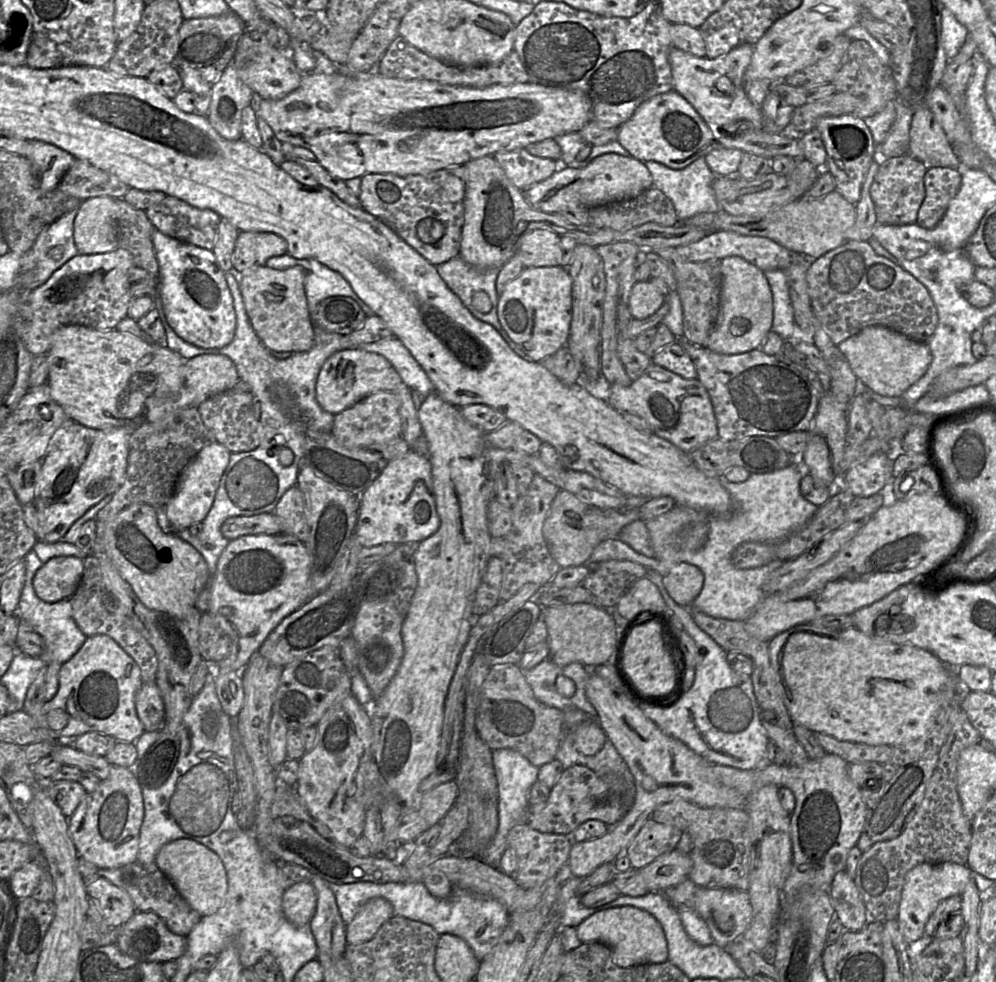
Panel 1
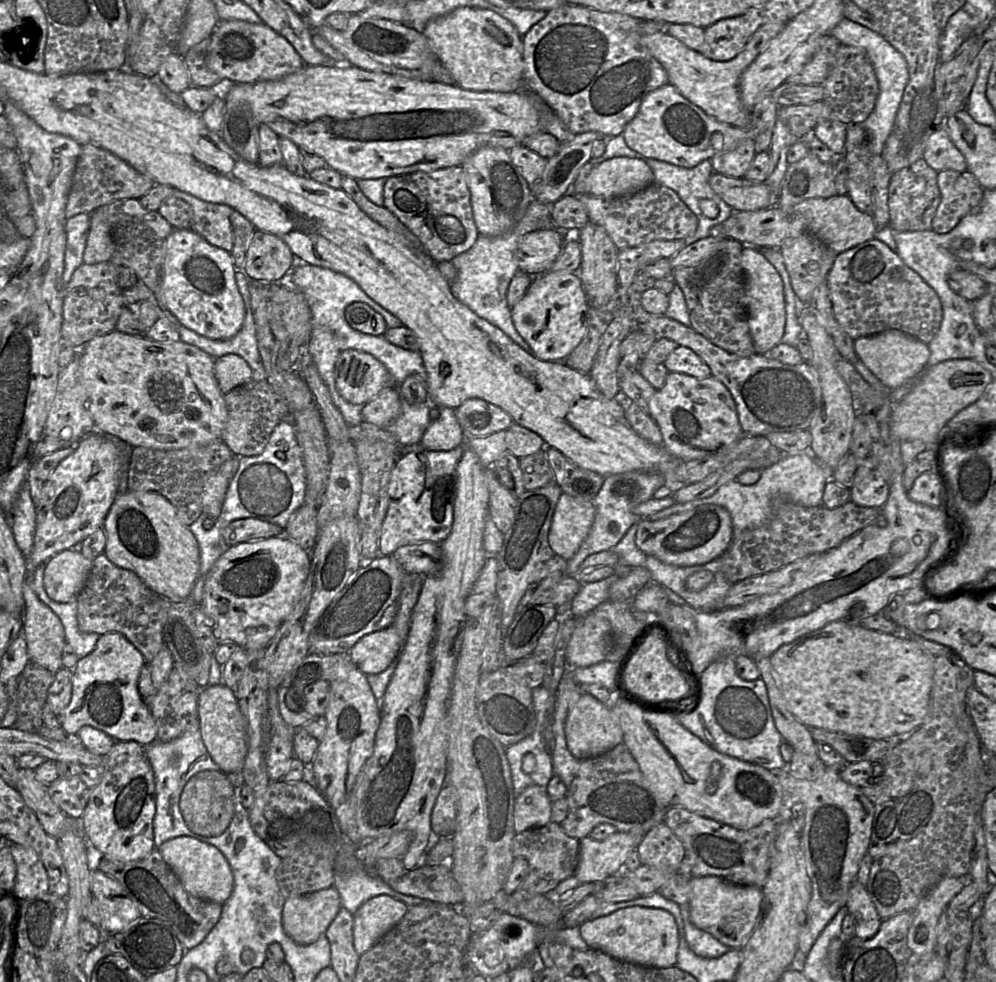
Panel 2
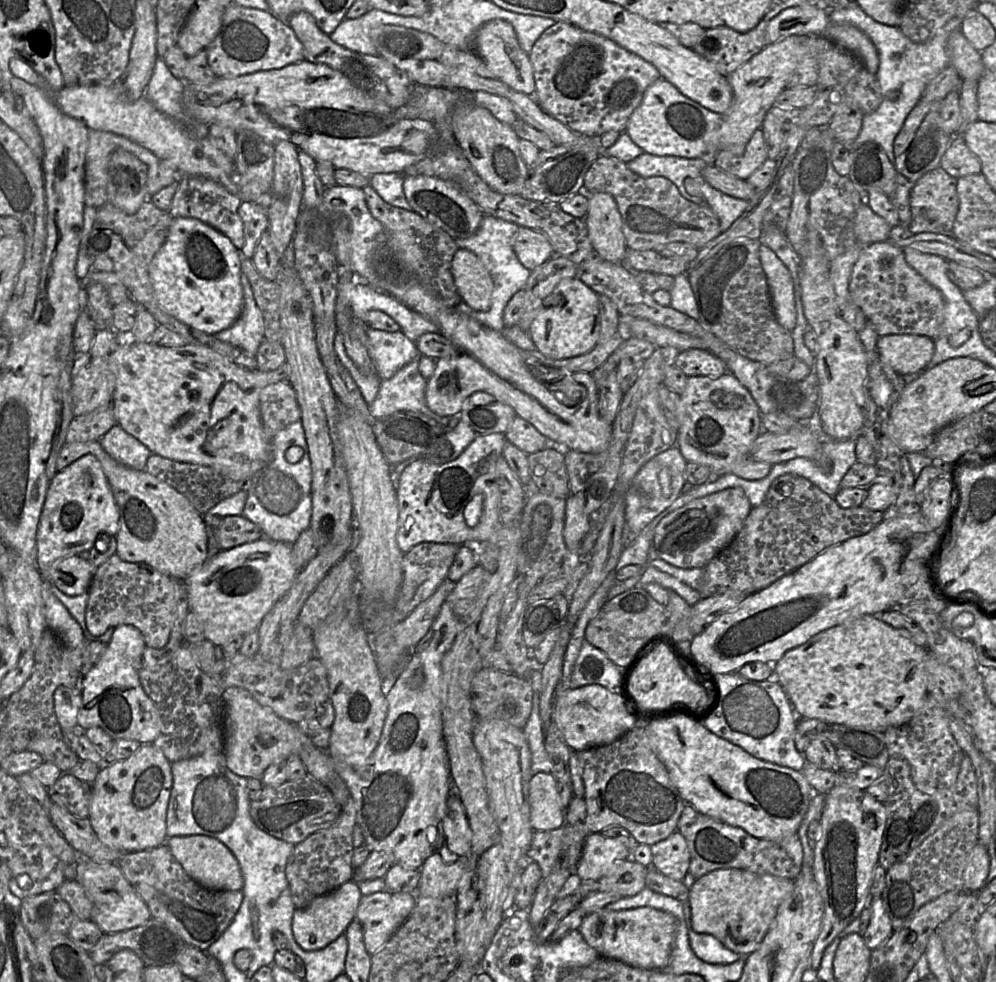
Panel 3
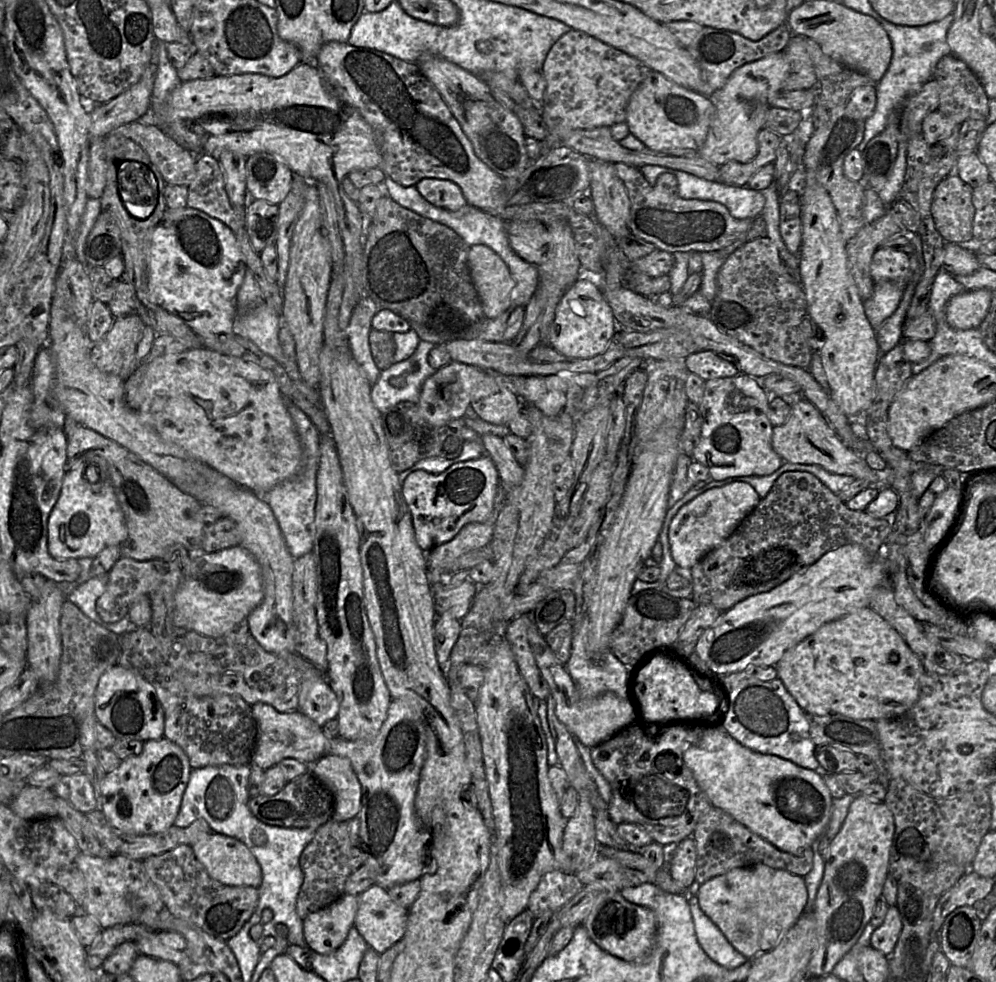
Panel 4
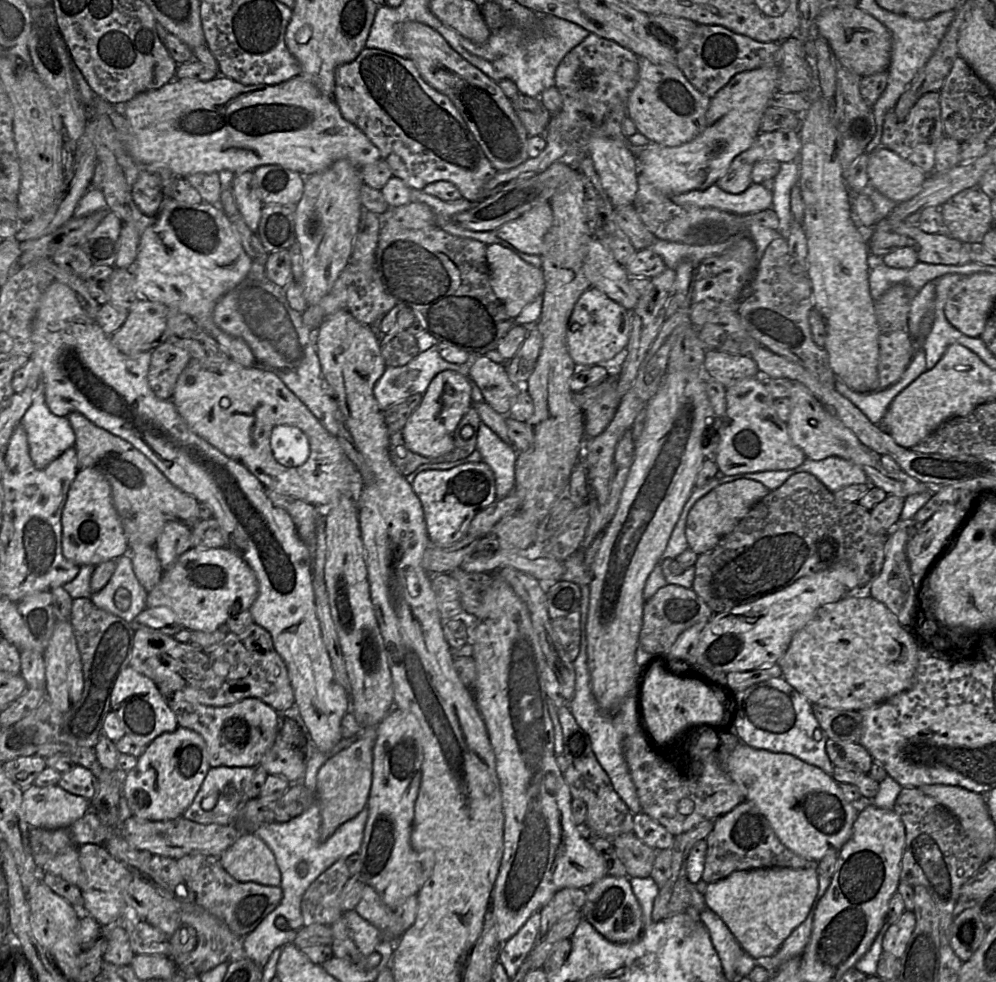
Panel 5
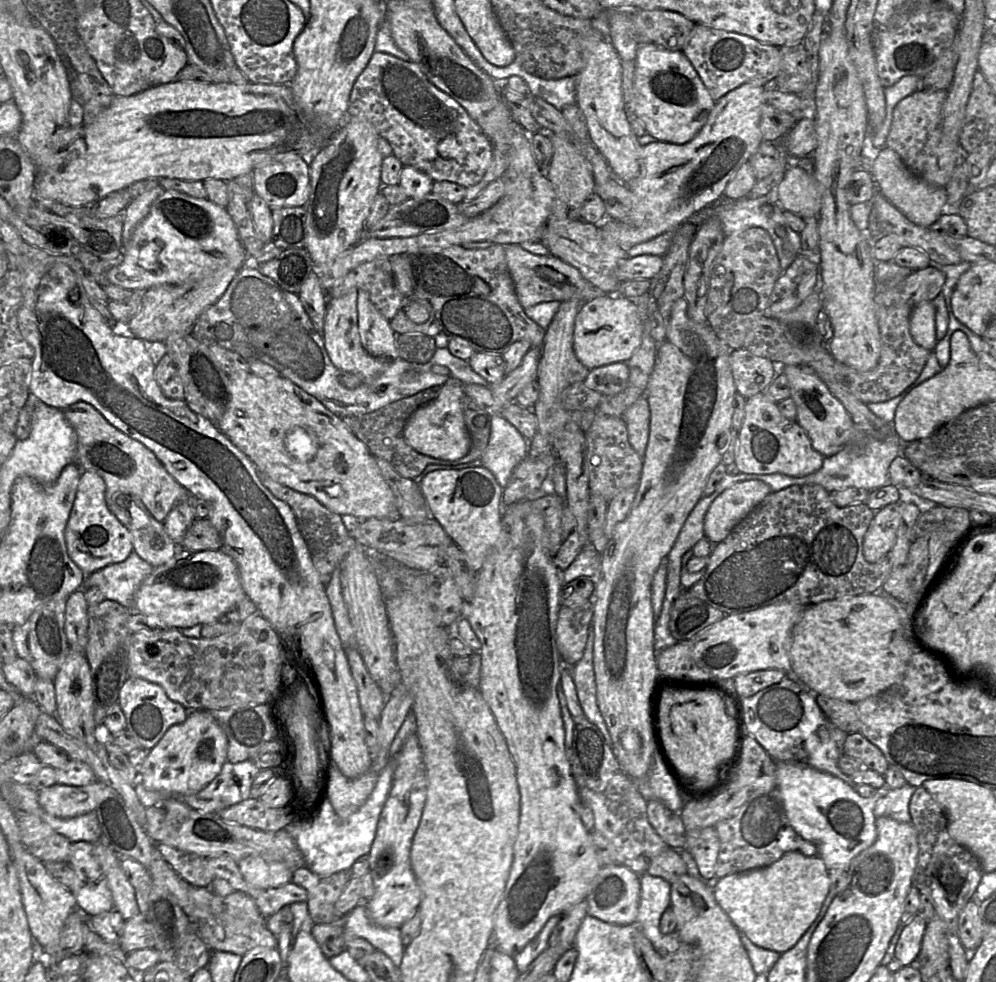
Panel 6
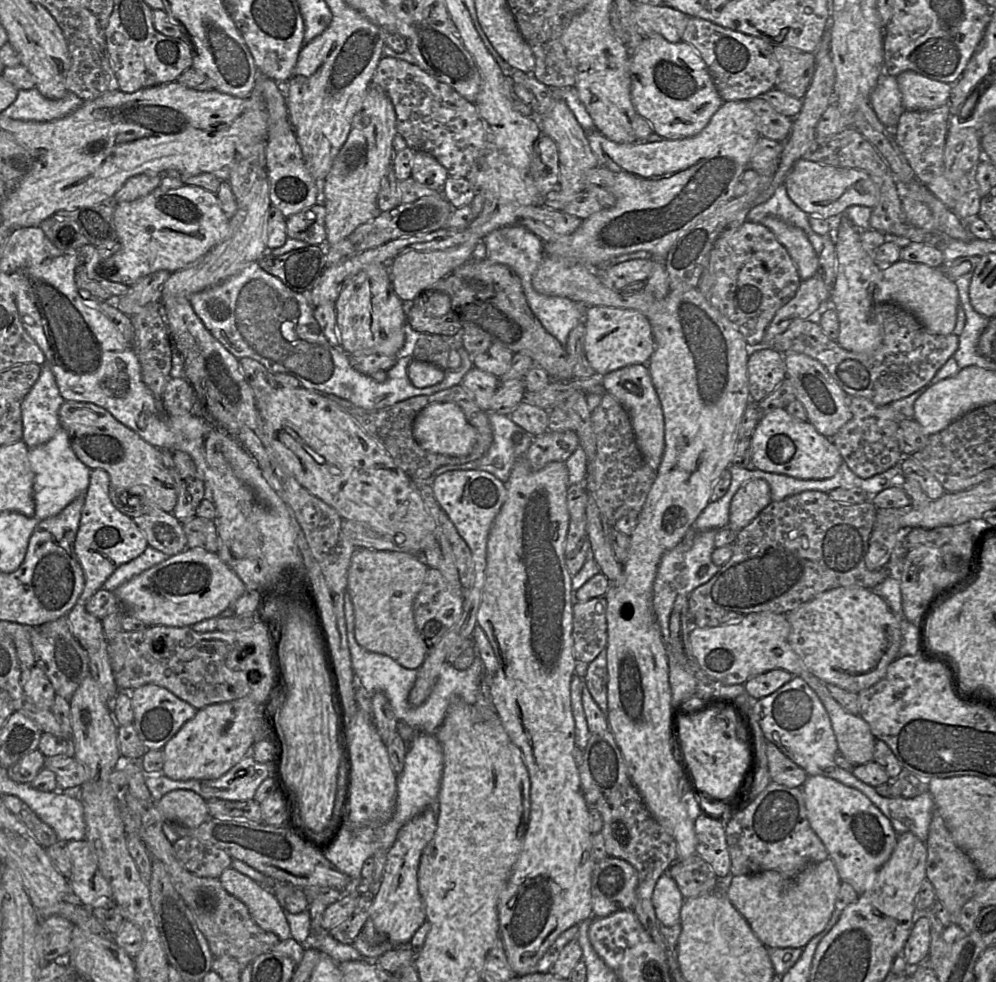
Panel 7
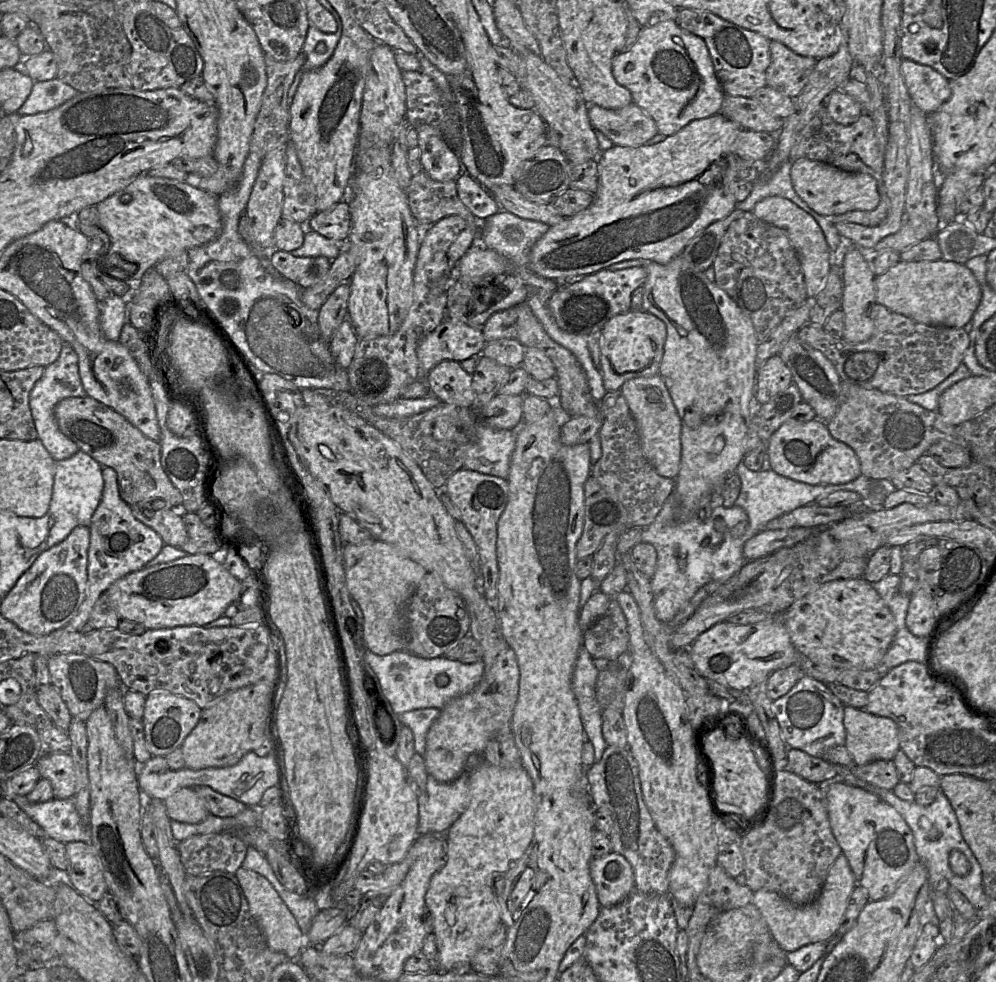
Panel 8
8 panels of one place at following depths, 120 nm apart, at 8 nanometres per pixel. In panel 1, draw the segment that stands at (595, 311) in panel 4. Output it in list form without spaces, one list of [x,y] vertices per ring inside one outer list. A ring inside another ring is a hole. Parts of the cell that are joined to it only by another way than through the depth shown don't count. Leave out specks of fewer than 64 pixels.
[[[564,267],[524,268],[499,294],[497,315],[500,324],[532,361],[541,362],[565,347],[572,320],[572,285],[572,278]]]

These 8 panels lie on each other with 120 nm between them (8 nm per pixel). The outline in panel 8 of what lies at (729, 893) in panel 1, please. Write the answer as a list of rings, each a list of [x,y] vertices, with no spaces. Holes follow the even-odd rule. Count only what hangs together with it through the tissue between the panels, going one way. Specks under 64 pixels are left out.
[[[840,854],[830,867],[821,891],[812,903],[797,906],[768,890],[753,892],[753,903],[763,916],[773,939],[787,953],[808,944],[825,942],[834,936],[845,914],[848,898],[855,887],[855,876],[848,860]]]

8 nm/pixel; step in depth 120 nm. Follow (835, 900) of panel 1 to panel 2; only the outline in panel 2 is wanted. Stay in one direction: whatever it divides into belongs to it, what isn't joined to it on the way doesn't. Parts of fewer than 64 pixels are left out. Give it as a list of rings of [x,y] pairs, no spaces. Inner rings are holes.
[[[858,882],[851,885],[845,908],[855,919],[854,937],[867,940],[877,934],[883,920],[865,886]]]

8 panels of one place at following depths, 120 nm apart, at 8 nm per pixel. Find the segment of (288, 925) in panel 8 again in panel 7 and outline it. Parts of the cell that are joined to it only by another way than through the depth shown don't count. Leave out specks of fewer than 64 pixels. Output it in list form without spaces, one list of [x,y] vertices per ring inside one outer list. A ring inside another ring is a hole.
[[[231,867],[223,871],[219,880],[229,894],[247,906],[263,930],[274,933],[280,940],[291,938],[285,910],[270,889]]]

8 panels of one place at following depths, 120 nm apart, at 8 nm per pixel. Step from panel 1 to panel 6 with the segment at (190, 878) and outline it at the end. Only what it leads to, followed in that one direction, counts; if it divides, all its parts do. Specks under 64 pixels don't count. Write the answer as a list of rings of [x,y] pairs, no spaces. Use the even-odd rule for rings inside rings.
[[[259,855],[247,856],[237,864],[246,883],[255,888],[278,888],[292,880],[293,873],[285,864]]]

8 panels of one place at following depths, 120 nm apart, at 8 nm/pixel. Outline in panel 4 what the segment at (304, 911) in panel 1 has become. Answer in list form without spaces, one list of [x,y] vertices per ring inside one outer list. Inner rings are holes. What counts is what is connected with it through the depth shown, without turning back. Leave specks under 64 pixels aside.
[[[344,893],[330,905],[303,919],[305,944],[313,952],[330,954],[346,940],[358,909],[358,897]]]

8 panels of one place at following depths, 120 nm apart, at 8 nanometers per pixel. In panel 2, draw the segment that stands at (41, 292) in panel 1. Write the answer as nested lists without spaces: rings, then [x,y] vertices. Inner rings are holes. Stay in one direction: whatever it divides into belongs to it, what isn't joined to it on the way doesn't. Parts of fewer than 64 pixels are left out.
[[[110,262],[80,265],[66,285],[61,328],[62,347],[79,349],[95,337],[115,330],[125,306],[117,283],[116,267]]]

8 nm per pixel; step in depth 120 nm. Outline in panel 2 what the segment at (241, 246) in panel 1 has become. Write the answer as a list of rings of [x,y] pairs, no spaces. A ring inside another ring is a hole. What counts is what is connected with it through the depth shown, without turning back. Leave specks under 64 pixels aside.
[[[255,229],[247,248],[242,271],[248,279],[284,281],[293,267],[293,253],[277,236]]]

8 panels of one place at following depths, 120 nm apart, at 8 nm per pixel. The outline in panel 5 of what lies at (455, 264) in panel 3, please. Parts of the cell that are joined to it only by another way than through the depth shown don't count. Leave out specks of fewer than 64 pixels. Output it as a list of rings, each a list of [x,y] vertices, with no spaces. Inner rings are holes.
[[[496,243],[487,245],[486,259],[490,270],[491,287],[503,303],[509,317],[517,317],[527,304],[542,296],[545,279],[541,267],[524,261],[512,250]]]

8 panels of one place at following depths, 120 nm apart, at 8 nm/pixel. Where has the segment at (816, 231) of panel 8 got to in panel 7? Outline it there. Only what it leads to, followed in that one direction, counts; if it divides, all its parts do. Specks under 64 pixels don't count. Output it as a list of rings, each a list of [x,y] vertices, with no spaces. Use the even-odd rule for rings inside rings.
[[[765,217],[759,223],[771,230],[779,243],[785,247],[801,280],[807,280],[817,273],[819,255],[801,228],[778,217]]]

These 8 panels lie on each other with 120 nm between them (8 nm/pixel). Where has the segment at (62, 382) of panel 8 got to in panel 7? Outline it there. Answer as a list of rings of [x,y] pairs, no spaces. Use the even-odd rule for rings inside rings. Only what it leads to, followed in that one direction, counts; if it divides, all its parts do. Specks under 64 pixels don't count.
[[[42,366],[42,371],[21,404],[23,437],[22,441],[29,448],[47,443],[61,427],[58,419],[60,406],[65,402],[60,394],[55,376],[48,366]]]

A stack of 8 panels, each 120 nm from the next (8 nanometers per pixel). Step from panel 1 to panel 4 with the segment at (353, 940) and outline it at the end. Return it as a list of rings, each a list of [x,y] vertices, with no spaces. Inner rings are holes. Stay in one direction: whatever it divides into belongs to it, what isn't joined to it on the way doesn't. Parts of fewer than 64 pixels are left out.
[[[373,885],[358,896],[354,927],[377,953],[399,942],[407,923],[408,909],[394,902],[385,888]]]

